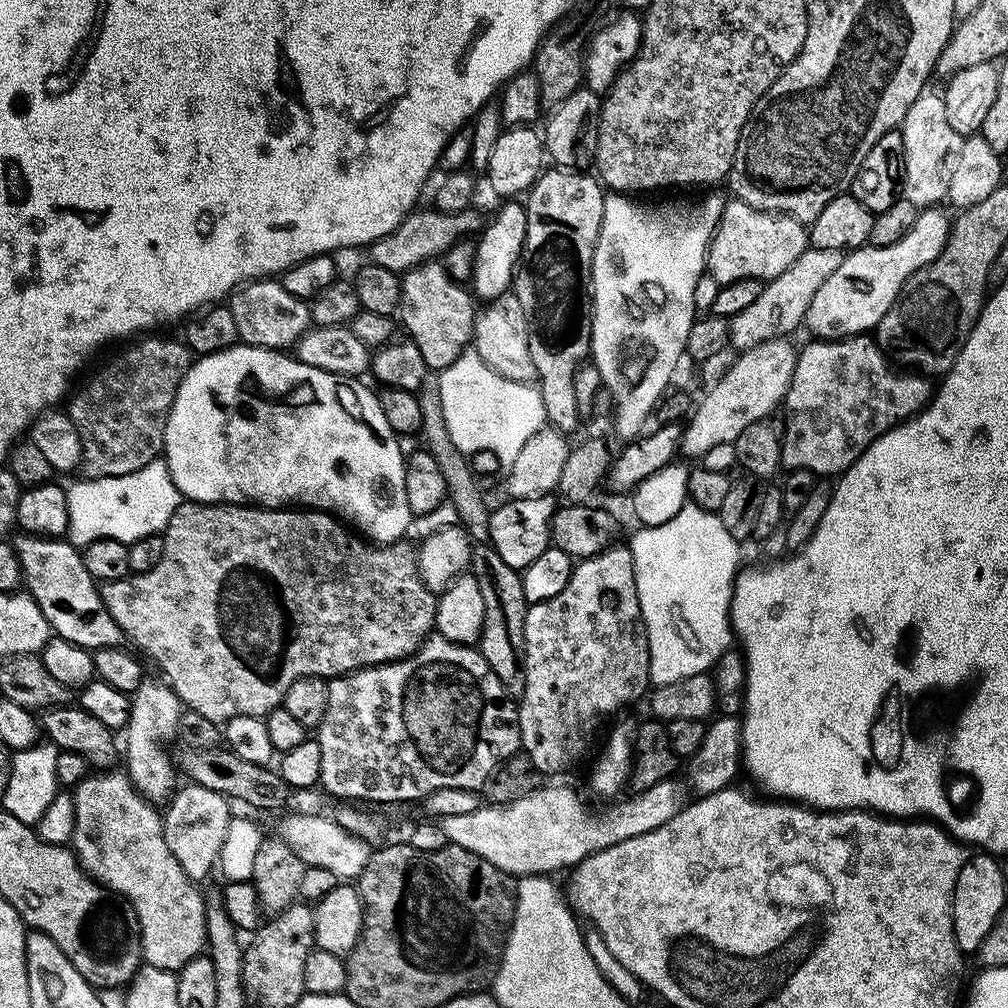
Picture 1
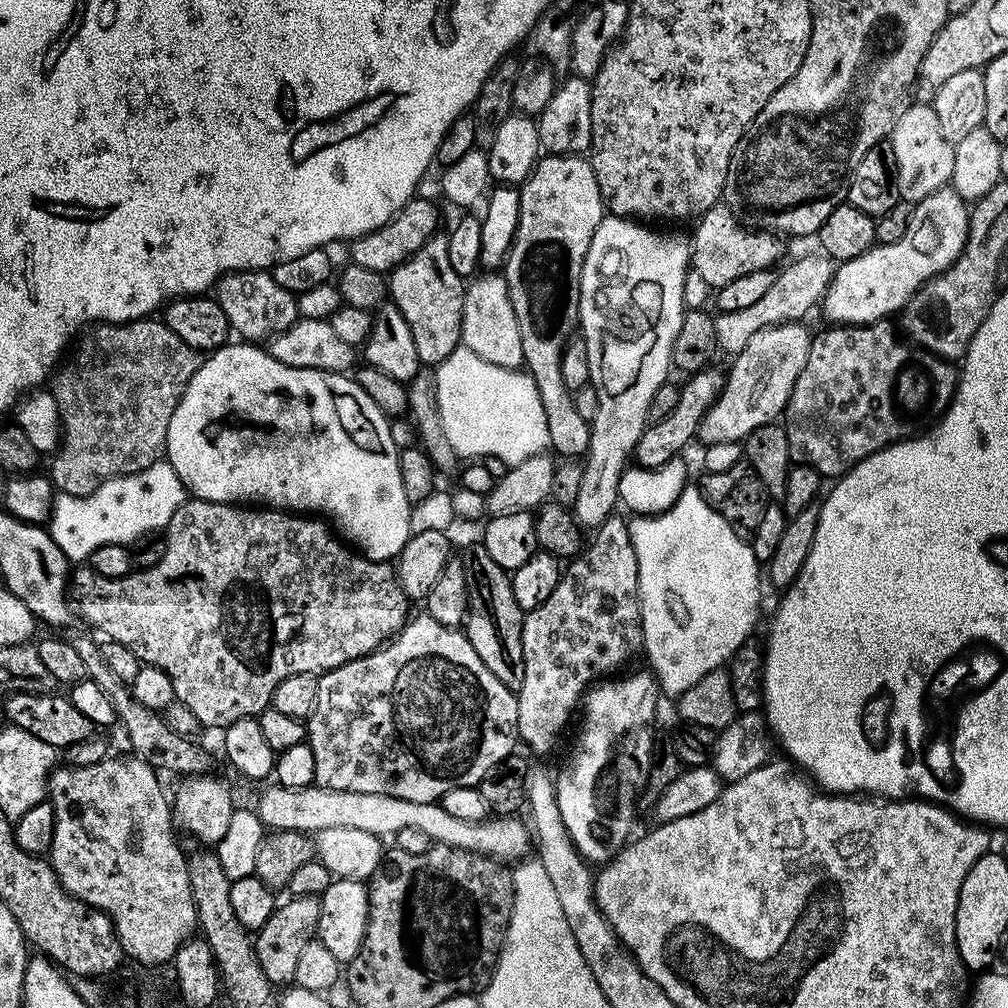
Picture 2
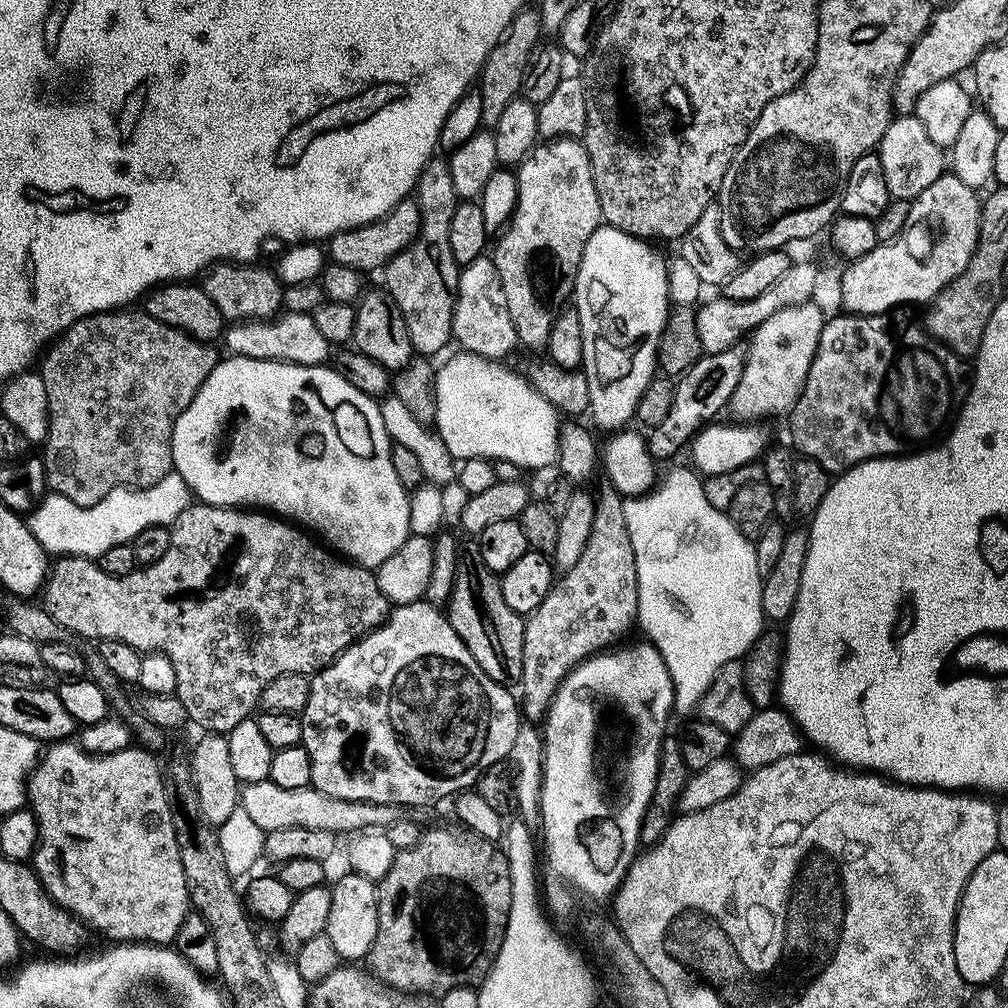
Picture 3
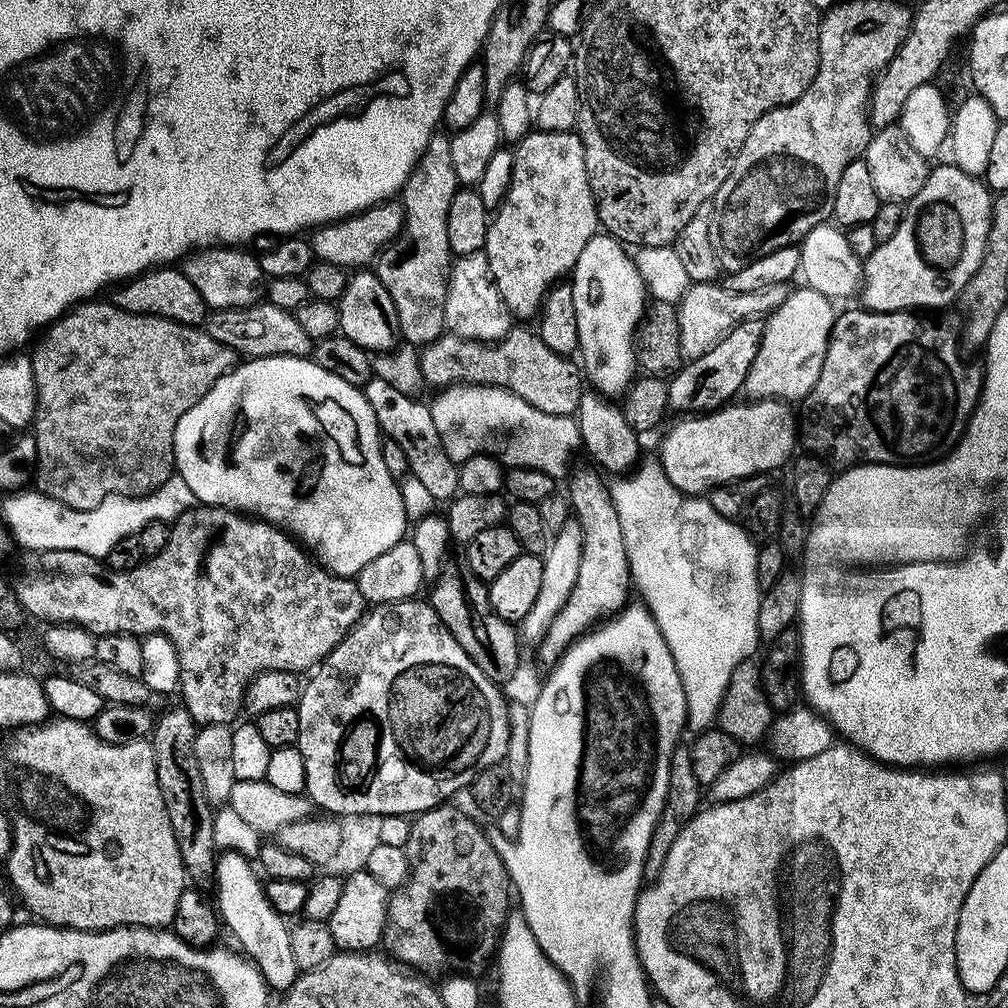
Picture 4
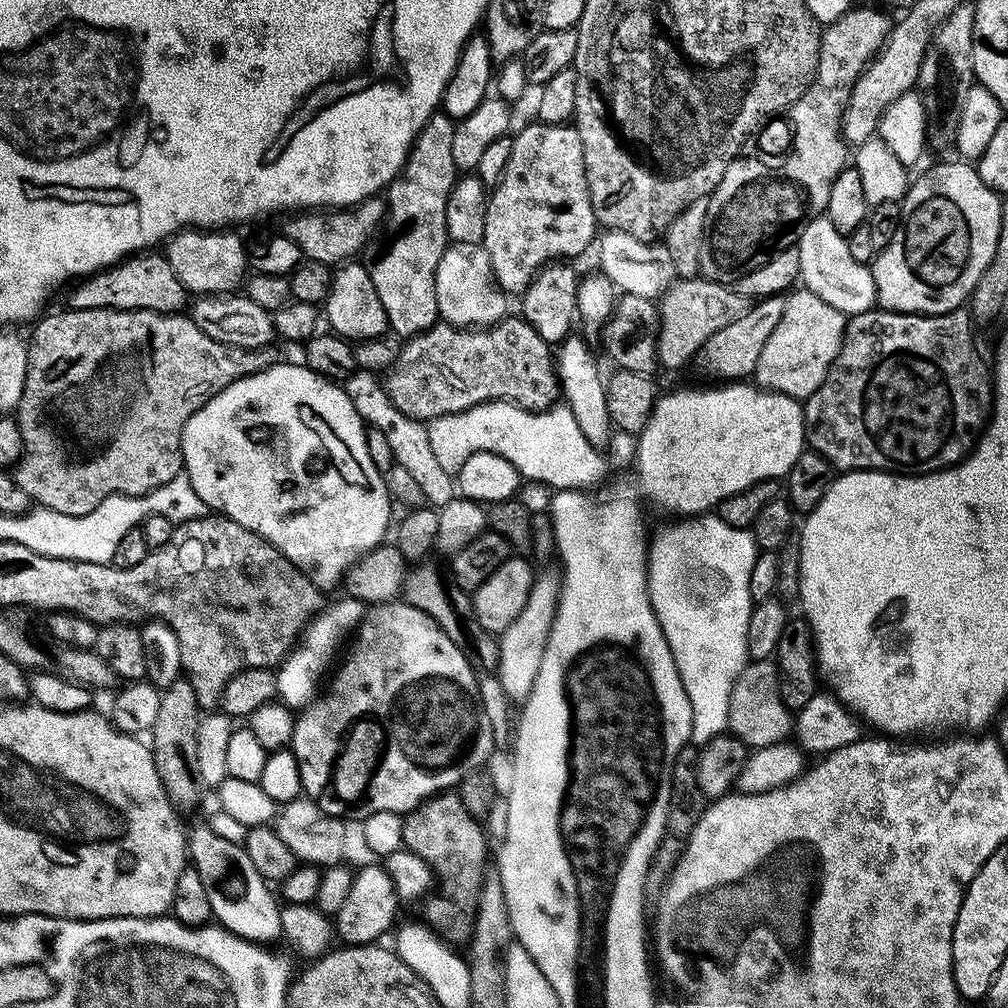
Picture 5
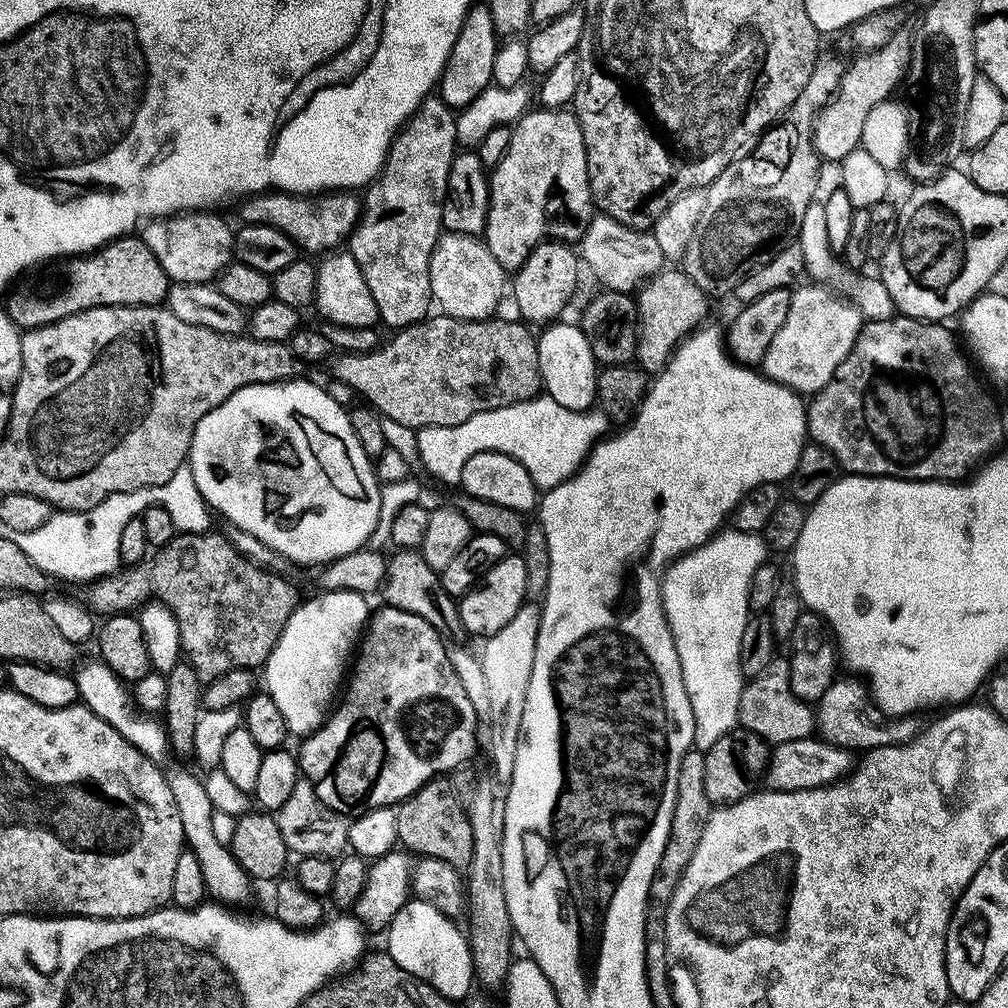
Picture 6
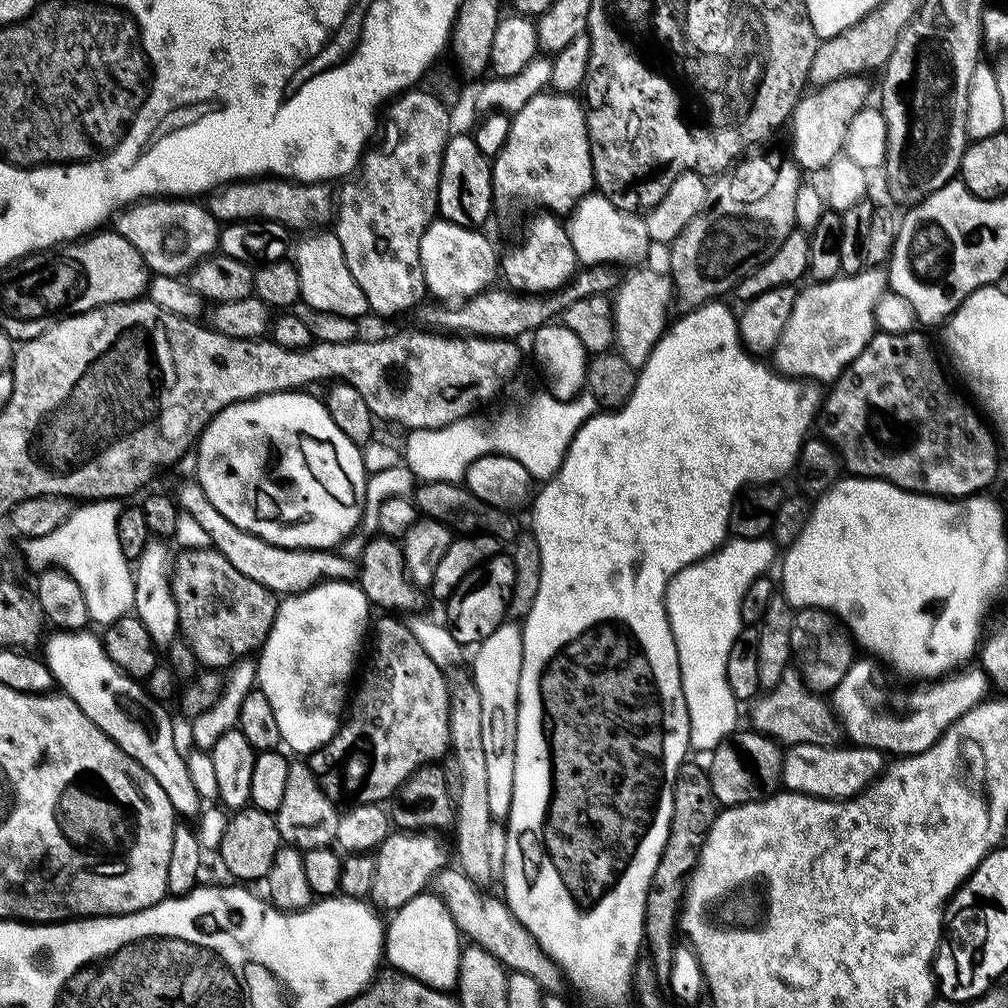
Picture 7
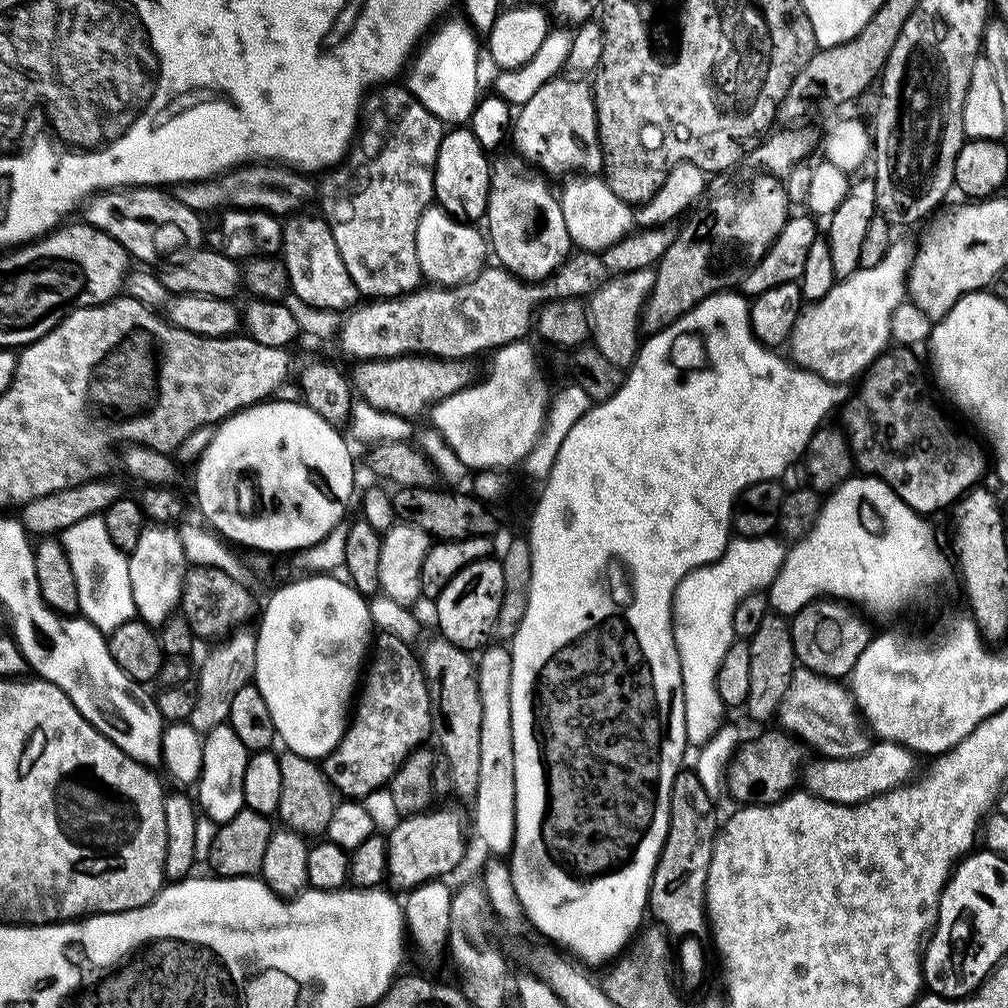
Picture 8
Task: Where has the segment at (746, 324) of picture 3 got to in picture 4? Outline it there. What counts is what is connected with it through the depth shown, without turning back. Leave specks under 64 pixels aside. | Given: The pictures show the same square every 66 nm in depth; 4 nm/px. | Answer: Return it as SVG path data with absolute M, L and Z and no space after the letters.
M720 282L689 283L684 297L678 302L681 357L693 360L706 354L706 350L710 350L726 334L730 334L736 324L771 314L786 302L789 293L789 285L782 282L745 292L735 292Z

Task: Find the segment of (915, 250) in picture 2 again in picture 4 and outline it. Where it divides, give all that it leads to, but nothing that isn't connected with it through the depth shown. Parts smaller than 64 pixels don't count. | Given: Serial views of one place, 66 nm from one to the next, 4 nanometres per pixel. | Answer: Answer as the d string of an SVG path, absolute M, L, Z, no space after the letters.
M945 162L931 169L918 194L912 200L907 201L904 217L898 226L898 231L894 233L894 238L885 244L877 244L875 250L863 261L863 281L862 300L863 307L874 312L903 312L905 310L928 310L924 308L944 308L952 299L959 297L964 291L964 287L970 282L970 278L976 276L980 265L984 263L984 251L988 249L988 235L992 225L992 205L994 203L993 193L983 179L966 174L957 164Z

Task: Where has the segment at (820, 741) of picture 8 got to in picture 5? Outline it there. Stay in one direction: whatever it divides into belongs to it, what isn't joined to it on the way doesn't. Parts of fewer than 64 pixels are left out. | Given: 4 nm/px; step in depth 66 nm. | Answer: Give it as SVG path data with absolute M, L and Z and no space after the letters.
M768 660L749 663L736 679L730 694L727 731L752 750L783 744L793 735L794 716L780 696L780 677L775 663Z

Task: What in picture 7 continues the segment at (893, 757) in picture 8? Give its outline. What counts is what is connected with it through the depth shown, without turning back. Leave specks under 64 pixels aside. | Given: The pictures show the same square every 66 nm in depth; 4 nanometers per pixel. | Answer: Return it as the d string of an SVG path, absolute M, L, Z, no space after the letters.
M790 744L784 748L780 775L783 787L789 792L801 792L819 800L848 800L857 796L880 779L886 767L885 753L876 748L859 746L818 746L817 744Z

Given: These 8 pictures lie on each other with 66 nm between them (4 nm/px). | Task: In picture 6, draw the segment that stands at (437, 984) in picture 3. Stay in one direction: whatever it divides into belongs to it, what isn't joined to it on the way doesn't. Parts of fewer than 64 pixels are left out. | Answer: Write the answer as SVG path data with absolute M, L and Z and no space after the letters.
M437 778L426 782L414 794L395 805L395 809L398 818L396 839L401 845L405 844L403 847L409 853L417 852L415 855L420 858L445 860L457 870L467 869L474 846L474 836L470 830L465 805L456 797L451 779Z

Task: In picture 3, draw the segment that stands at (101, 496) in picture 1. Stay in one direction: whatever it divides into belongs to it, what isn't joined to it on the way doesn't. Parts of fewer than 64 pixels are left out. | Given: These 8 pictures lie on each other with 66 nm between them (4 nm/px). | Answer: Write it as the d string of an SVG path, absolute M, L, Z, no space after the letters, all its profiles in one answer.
M173 470L149 487L116 487L90 507L78 506L65 495L51 491L41 497L26 521L38 543L51 555L98 558L110 546L127 544L152 525L170 526L191 502L188 484Z

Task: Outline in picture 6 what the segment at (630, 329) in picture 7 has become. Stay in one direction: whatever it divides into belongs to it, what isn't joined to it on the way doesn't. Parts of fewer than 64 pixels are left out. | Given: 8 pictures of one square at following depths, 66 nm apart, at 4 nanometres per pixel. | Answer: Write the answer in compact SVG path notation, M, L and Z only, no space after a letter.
M661 270L639 285L635 293L635 319L640 319L636 332L635 363L644 372L655 374L668 363L672 349L690 332L705 323L708 316L709 293L702 291L685 272Z

